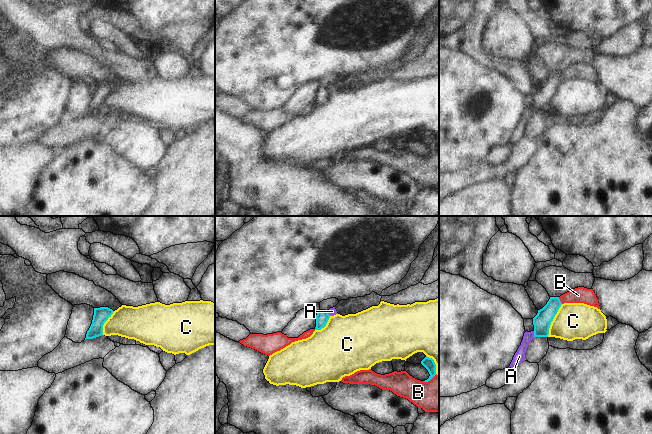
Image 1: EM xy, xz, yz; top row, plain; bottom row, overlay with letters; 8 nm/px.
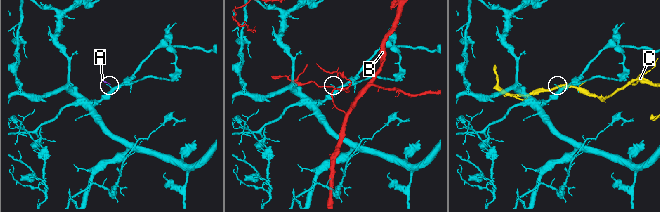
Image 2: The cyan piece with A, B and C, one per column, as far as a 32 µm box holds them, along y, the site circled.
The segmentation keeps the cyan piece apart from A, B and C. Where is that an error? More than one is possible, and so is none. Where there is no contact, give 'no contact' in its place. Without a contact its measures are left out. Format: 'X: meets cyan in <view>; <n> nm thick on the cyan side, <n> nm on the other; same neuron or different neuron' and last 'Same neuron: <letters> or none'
A: meets cyan in yz; 140 nm thick on the cyan side, 90 nm on the other; different neuron
B: meets cyan in yz; 140 nm thick on the cyan side, 130 nm on the other; different neuron
C: meets cyan in yz; 140 nm thick on the cyan side, 280 nm on the other; different neuron
Same neuron: none

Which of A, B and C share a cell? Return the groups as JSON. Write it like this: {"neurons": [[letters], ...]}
{"neurons": [["A", "C"], ["B"]]}

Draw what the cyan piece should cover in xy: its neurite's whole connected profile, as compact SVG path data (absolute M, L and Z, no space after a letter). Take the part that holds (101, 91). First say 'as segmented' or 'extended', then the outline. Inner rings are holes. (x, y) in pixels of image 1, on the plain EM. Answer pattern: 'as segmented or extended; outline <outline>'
as segmented; outline M108 83L94 84L92 100L87 107L86 115L93 115L103 111L103 101L113 90L113 86Z

